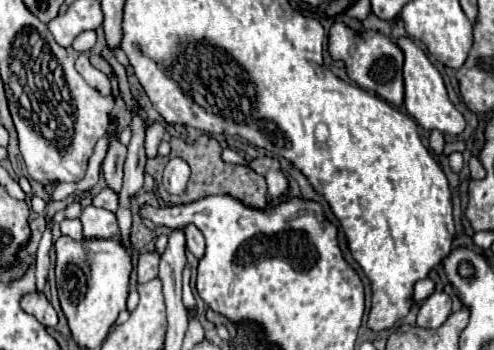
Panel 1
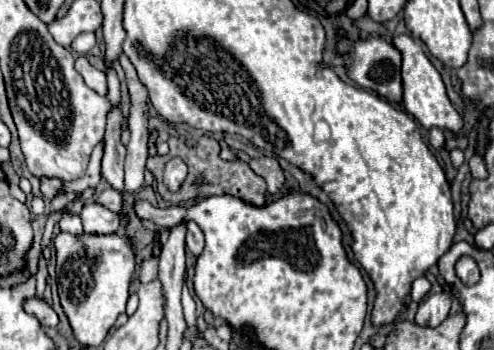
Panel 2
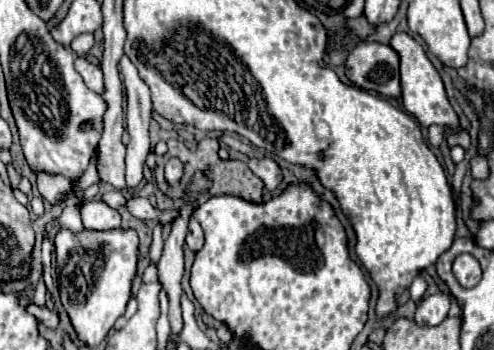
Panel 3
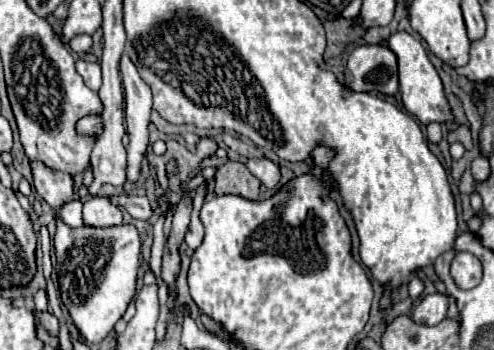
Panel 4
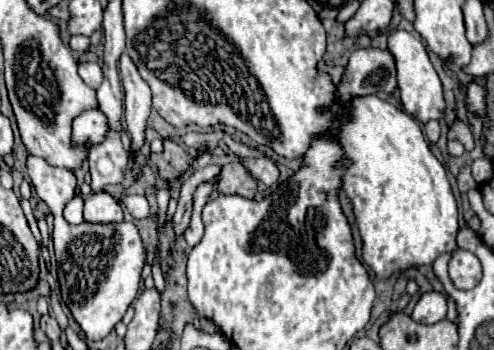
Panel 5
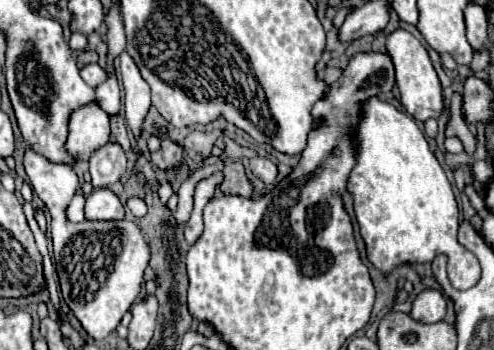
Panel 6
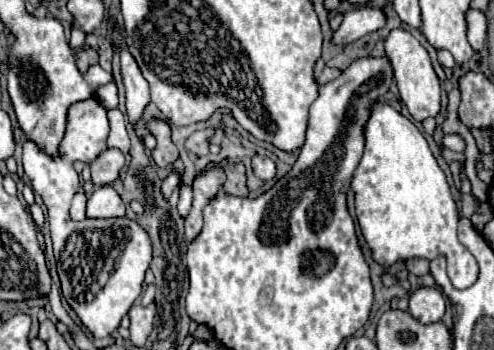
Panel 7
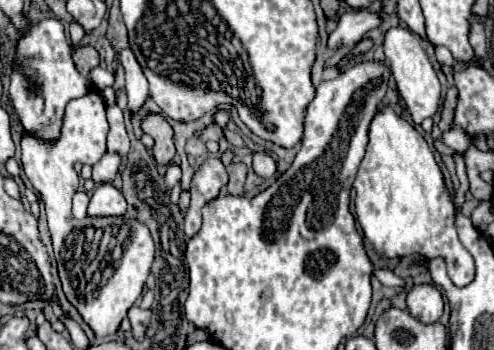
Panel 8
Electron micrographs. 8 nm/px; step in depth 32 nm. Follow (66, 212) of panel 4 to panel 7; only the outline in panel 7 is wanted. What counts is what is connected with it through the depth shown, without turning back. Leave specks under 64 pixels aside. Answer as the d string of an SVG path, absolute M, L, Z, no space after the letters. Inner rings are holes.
M76 192L74 200L72 200L72 208L70 208L70 216L72 220L84 220L86 218L86 194L84 192Z

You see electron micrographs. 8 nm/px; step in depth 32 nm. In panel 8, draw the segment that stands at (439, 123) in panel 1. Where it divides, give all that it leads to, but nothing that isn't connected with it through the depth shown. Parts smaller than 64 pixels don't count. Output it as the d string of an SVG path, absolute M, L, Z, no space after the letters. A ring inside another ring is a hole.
M394 26L384 36L384 54L386 54L386 62L390 60L390 72L396 80L402 100L406 102L406 106L412 114L414 124L420 124L424 118L434 116L440 106L440 82L438 82L436 70L432 68L428 54L422 48L420 40L408 28Z

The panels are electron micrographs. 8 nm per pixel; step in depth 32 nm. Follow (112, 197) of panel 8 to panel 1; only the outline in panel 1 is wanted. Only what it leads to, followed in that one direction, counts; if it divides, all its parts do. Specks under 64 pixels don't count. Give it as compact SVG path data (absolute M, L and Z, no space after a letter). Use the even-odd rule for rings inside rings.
M86 206L80 214L80 222L84 226L86 238L108 238L118 236L118 218L114 212L98 206Z

